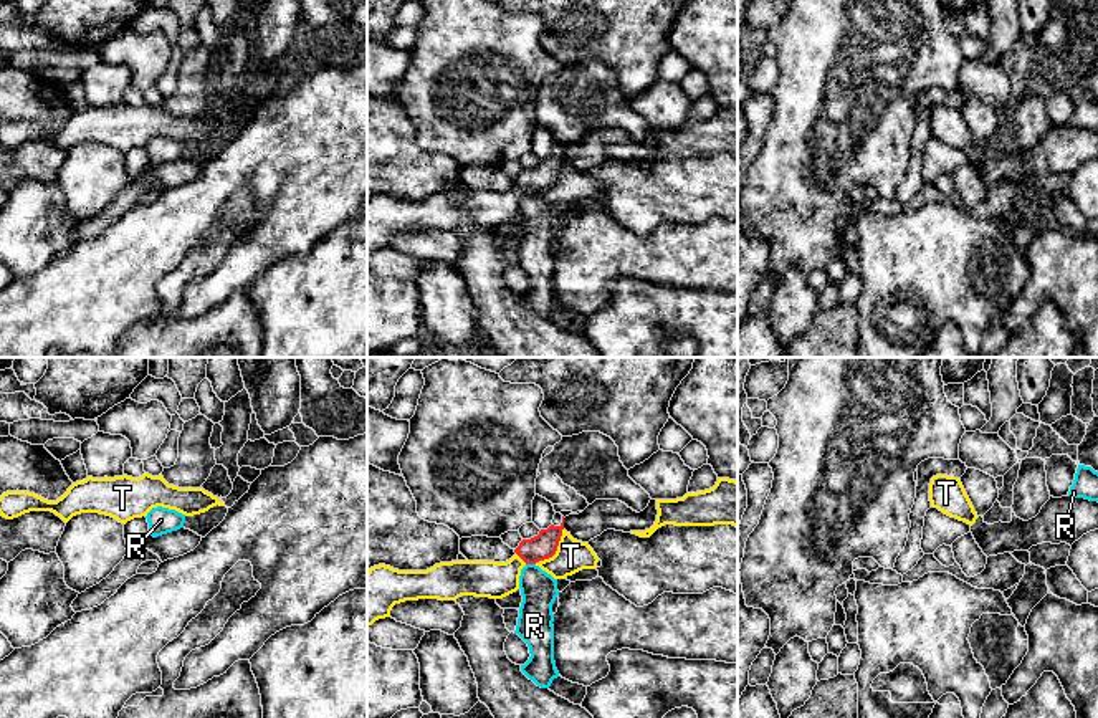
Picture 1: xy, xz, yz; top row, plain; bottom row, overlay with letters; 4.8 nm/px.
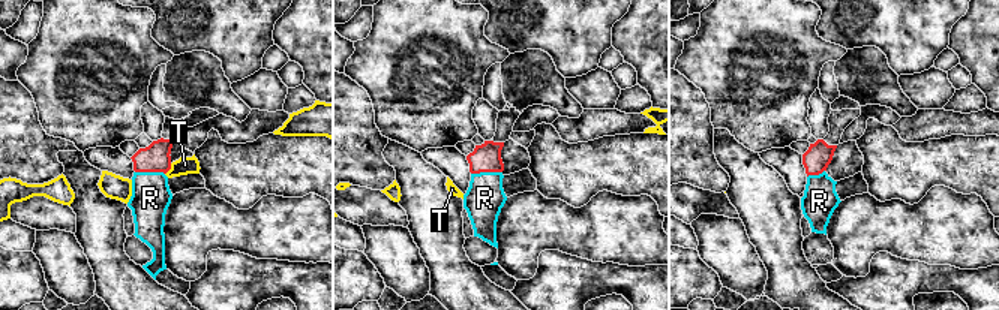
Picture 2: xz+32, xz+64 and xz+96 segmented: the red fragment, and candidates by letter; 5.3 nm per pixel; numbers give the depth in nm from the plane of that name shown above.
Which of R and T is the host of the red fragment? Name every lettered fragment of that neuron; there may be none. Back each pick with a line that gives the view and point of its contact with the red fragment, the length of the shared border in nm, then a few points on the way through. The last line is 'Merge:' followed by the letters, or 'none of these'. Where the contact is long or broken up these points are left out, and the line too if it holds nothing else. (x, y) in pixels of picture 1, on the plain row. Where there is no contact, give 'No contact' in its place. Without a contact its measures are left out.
R: Touches red at xz (531, 192). Shared border 50 nm. Path across: xz (543, 176), (531, 192), (531, 205), (539, 219)
Merge: R

